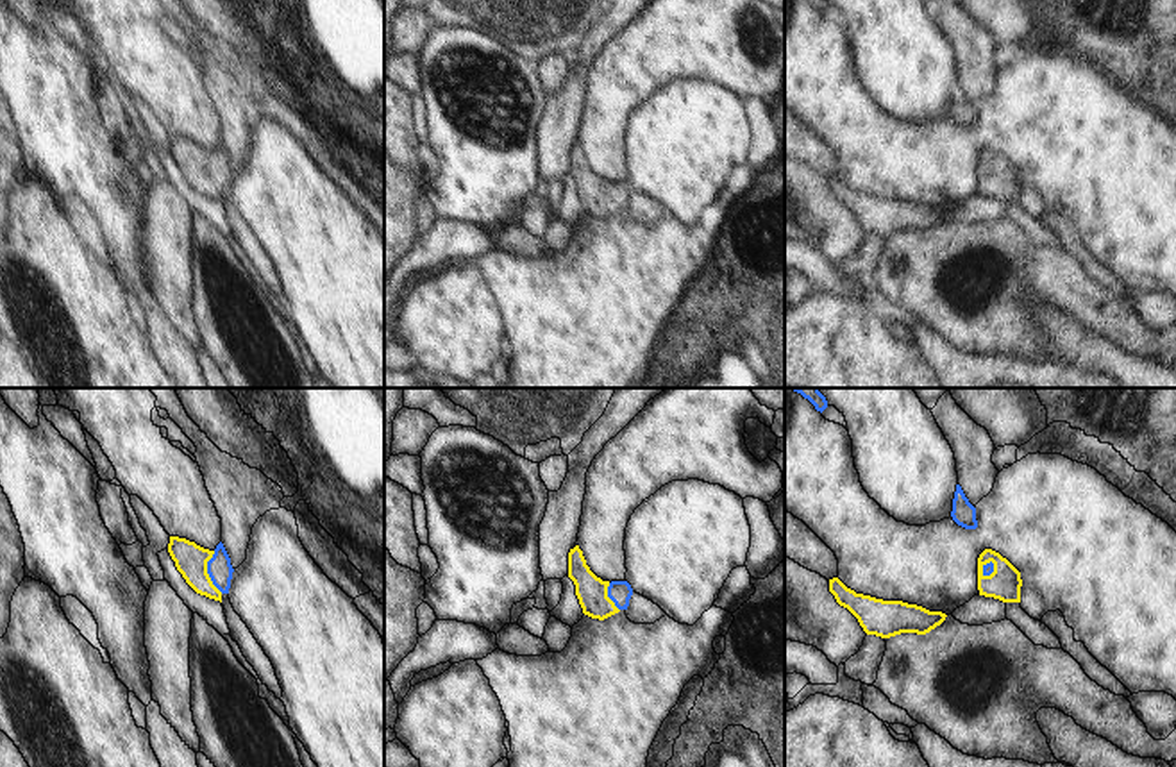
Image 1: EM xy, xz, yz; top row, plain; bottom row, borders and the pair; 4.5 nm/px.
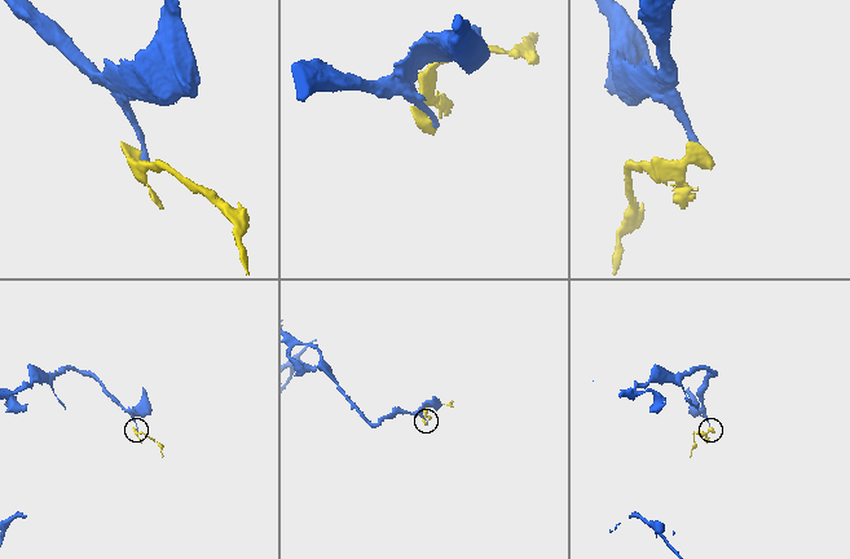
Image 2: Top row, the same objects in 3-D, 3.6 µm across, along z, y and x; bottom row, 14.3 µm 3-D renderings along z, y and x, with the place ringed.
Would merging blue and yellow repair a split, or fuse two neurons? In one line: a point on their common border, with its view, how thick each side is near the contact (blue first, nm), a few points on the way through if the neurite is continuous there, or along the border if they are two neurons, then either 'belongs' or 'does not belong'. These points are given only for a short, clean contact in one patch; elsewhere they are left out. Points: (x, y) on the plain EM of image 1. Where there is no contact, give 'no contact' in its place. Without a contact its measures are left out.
contact xy (208, 172); calibres 110 and 140 nm; way xy (220, 170), (208, 172), (192, 160); belongs

